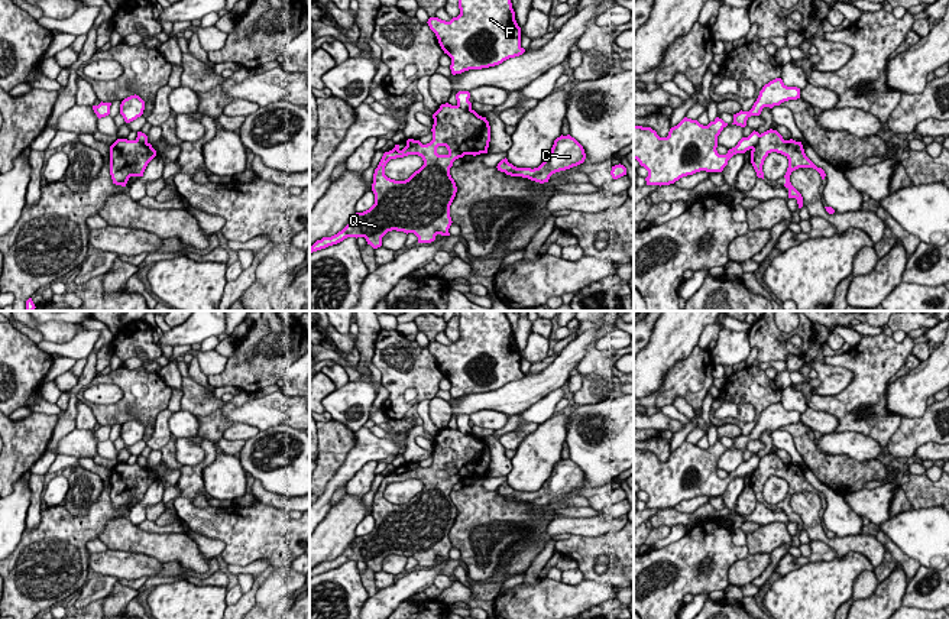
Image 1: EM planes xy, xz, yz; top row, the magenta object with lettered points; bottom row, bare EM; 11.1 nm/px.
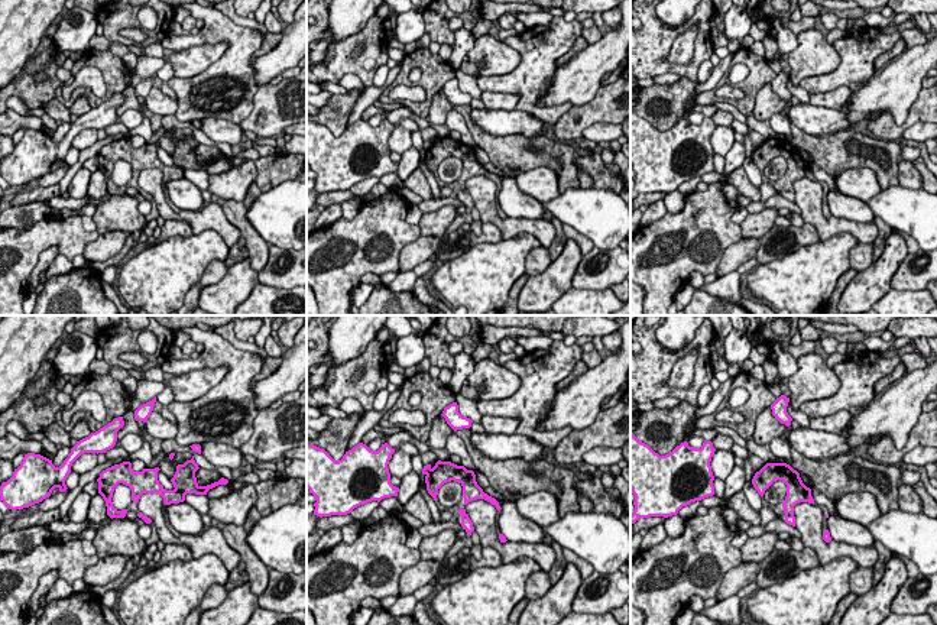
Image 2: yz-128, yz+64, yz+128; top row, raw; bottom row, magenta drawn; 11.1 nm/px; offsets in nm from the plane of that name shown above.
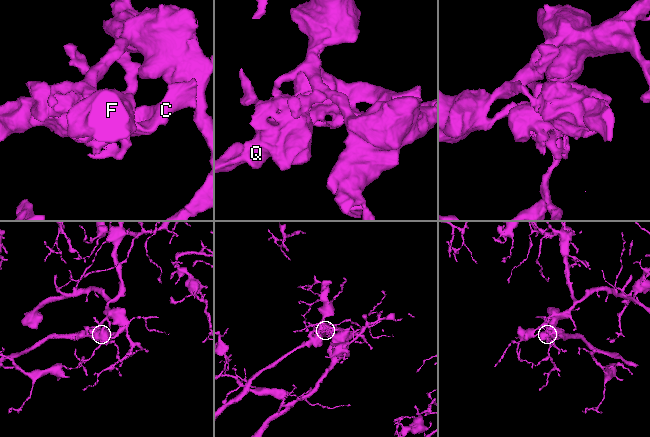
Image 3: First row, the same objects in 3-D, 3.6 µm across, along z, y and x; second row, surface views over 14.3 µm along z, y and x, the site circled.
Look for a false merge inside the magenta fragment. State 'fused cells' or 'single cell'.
fused cells

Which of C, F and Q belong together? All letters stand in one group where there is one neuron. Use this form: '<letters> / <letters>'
C Q / F

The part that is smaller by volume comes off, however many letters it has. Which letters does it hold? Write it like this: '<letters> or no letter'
C, Q

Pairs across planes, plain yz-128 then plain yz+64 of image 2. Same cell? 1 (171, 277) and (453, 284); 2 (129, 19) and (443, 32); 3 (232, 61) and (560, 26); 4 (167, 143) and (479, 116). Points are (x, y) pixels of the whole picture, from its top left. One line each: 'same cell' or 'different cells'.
1: same cell
2: same cell
3: same cell
4: different cells

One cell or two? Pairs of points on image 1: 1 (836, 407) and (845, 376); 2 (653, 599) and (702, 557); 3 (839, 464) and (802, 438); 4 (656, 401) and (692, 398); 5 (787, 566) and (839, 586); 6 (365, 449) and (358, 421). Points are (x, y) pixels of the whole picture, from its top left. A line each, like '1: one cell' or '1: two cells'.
1: two cells
2: one cell
3: one cell
4: one cell
5: two cells
6: two cells

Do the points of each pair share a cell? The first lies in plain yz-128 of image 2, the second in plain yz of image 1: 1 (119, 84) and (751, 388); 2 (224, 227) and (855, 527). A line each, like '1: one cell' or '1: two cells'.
1: one cell
2: two cells

